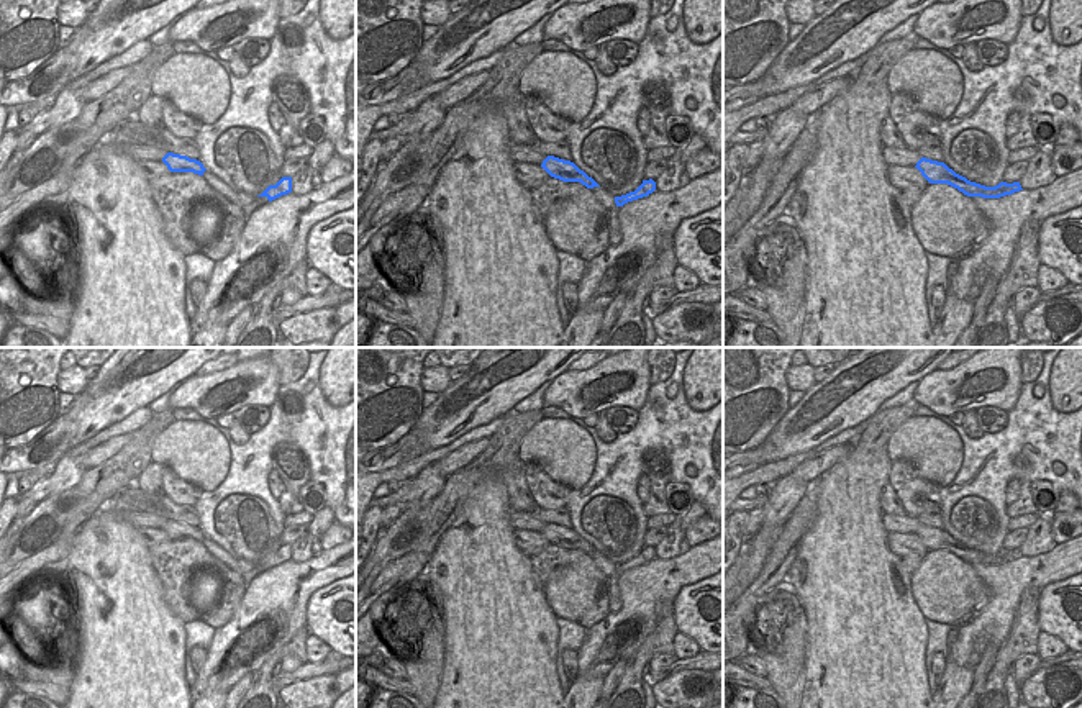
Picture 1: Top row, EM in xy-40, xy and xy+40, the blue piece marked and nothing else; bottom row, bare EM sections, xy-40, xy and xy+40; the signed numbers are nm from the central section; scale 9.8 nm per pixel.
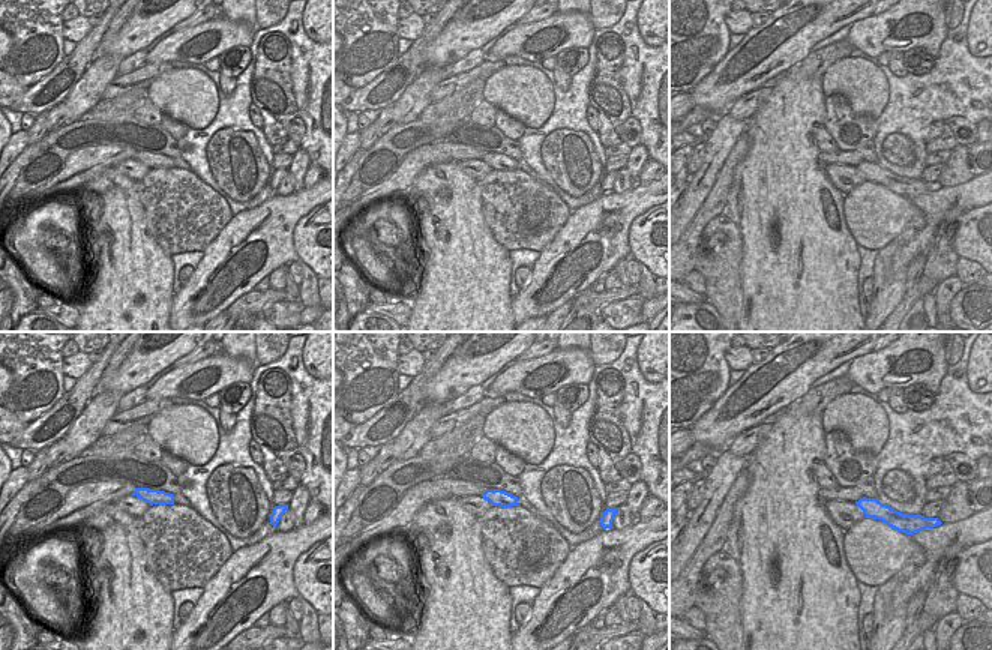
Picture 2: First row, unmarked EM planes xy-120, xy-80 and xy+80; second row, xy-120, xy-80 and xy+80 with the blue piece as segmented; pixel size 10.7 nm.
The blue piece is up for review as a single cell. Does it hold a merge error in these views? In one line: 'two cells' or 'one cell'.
two cells

